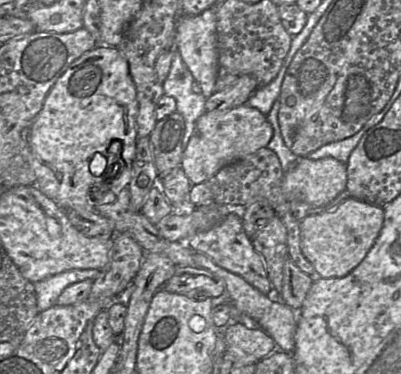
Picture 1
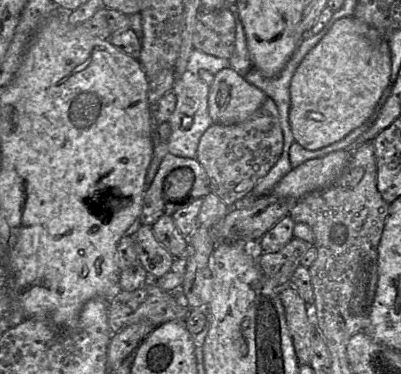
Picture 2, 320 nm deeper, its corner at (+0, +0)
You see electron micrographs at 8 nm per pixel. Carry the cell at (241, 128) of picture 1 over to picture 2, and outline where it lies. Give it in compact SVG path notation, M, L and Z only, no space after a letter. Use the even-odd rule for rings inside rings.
M233 68L214 75L208 95L213 124L233 125L247 120L266 100L266 94Z

